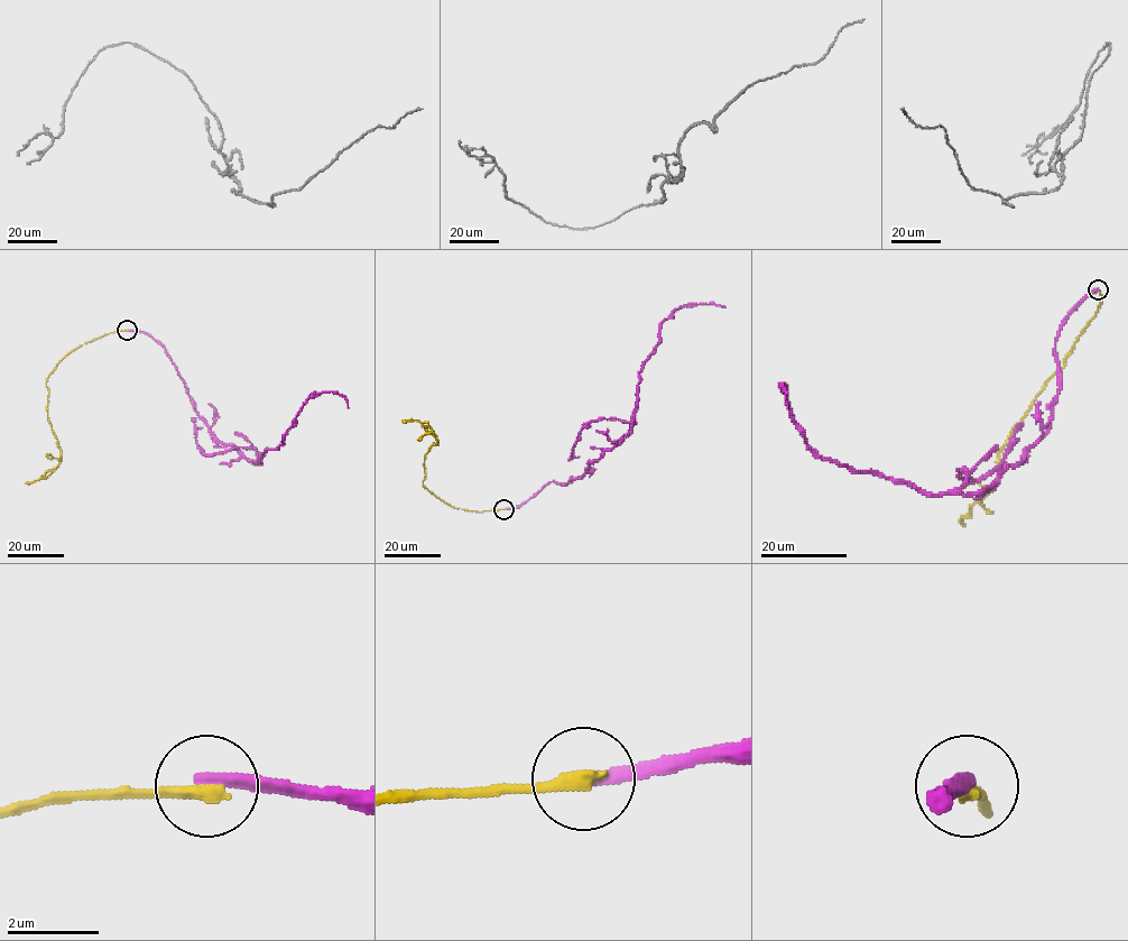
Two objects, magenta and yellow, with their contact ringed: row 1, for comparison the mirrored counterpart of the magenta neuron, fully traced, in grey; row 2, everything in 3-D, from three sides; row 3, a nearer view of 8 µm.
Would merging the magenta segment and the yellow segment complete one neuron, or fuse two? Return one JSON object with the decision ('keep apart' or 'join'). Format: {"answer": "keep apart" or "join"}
{"answer": "keep apart"}

